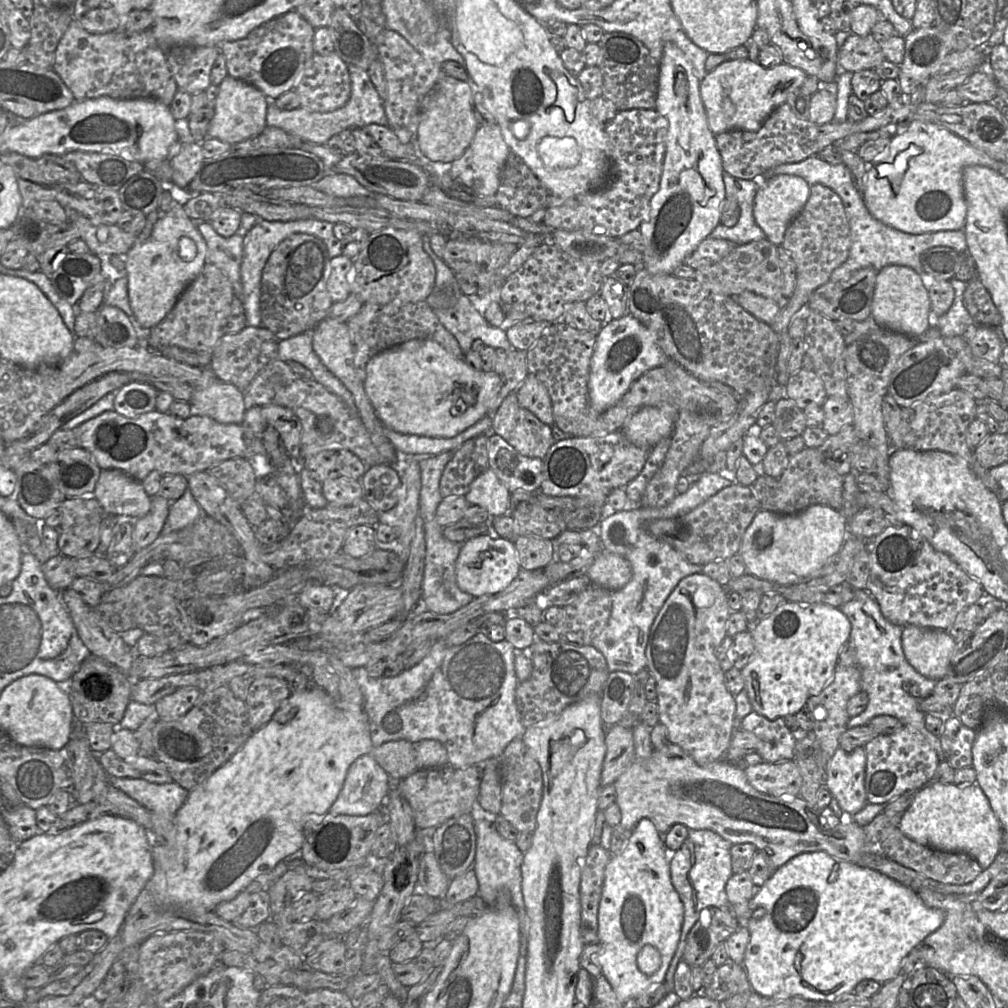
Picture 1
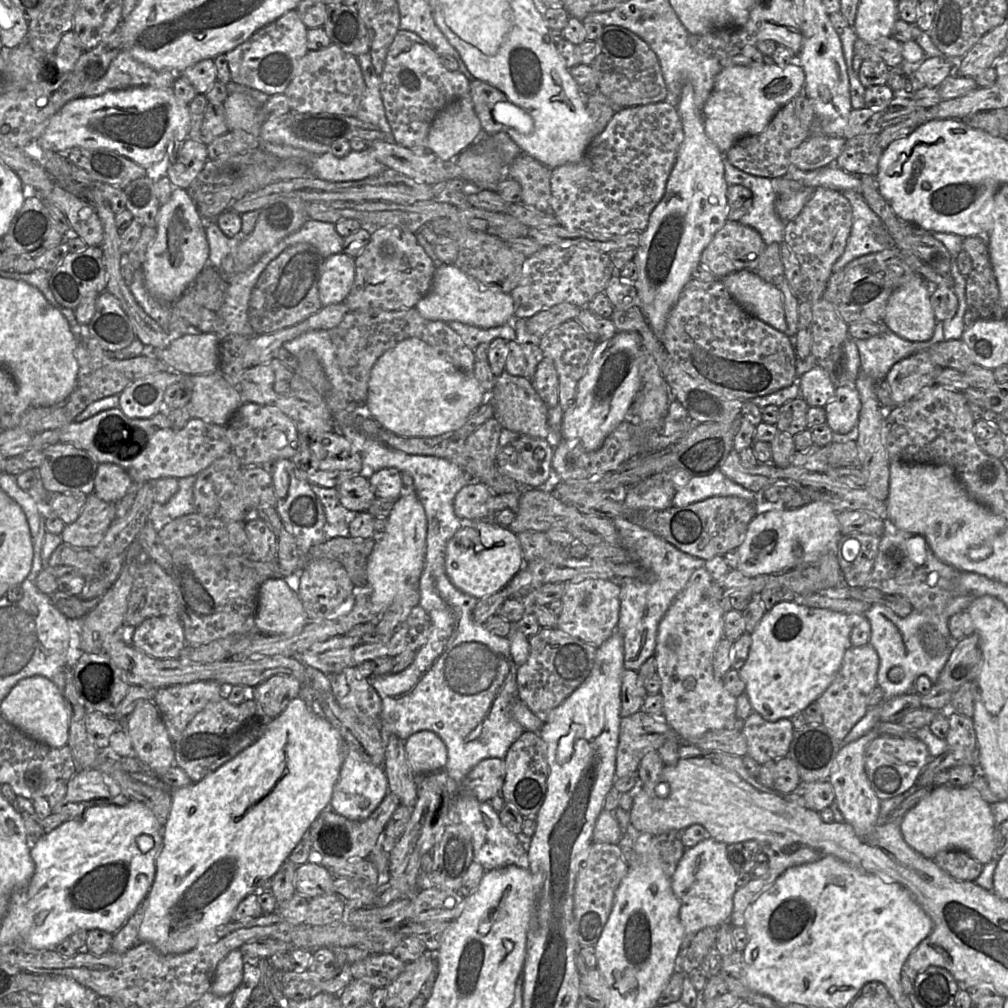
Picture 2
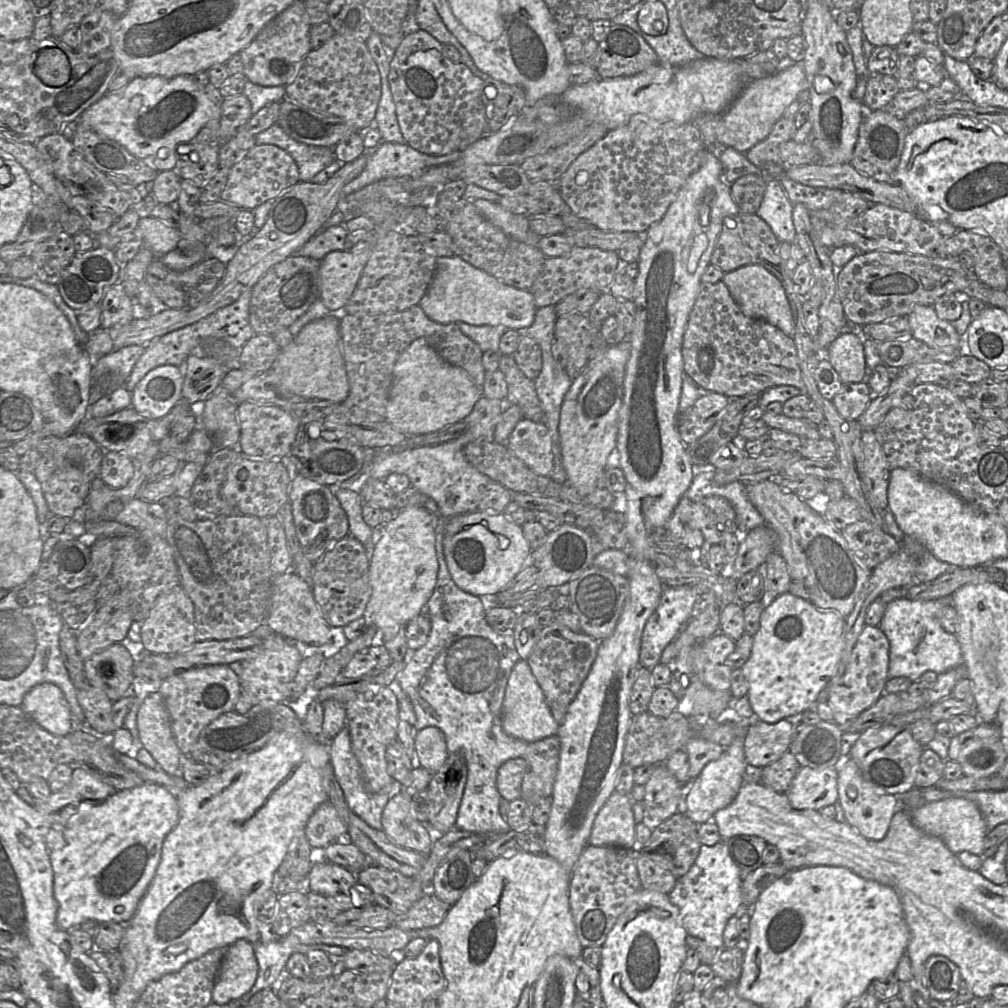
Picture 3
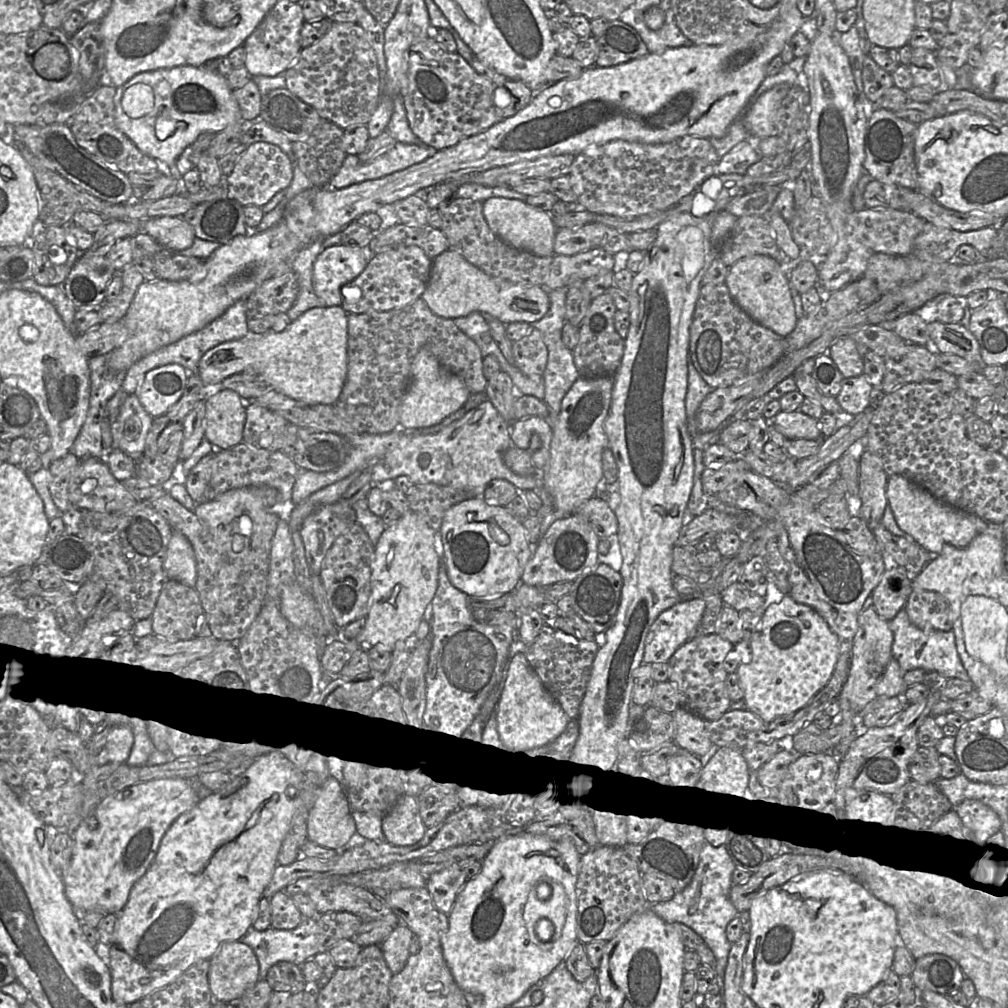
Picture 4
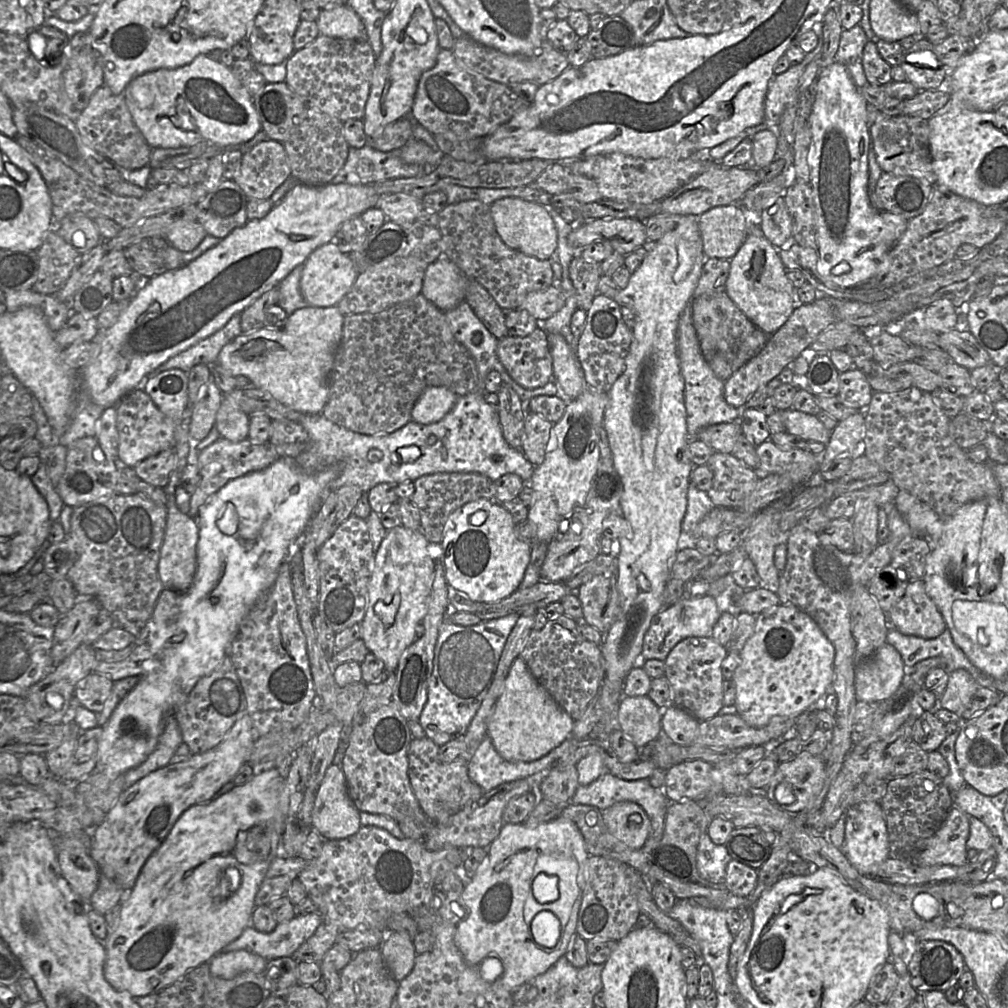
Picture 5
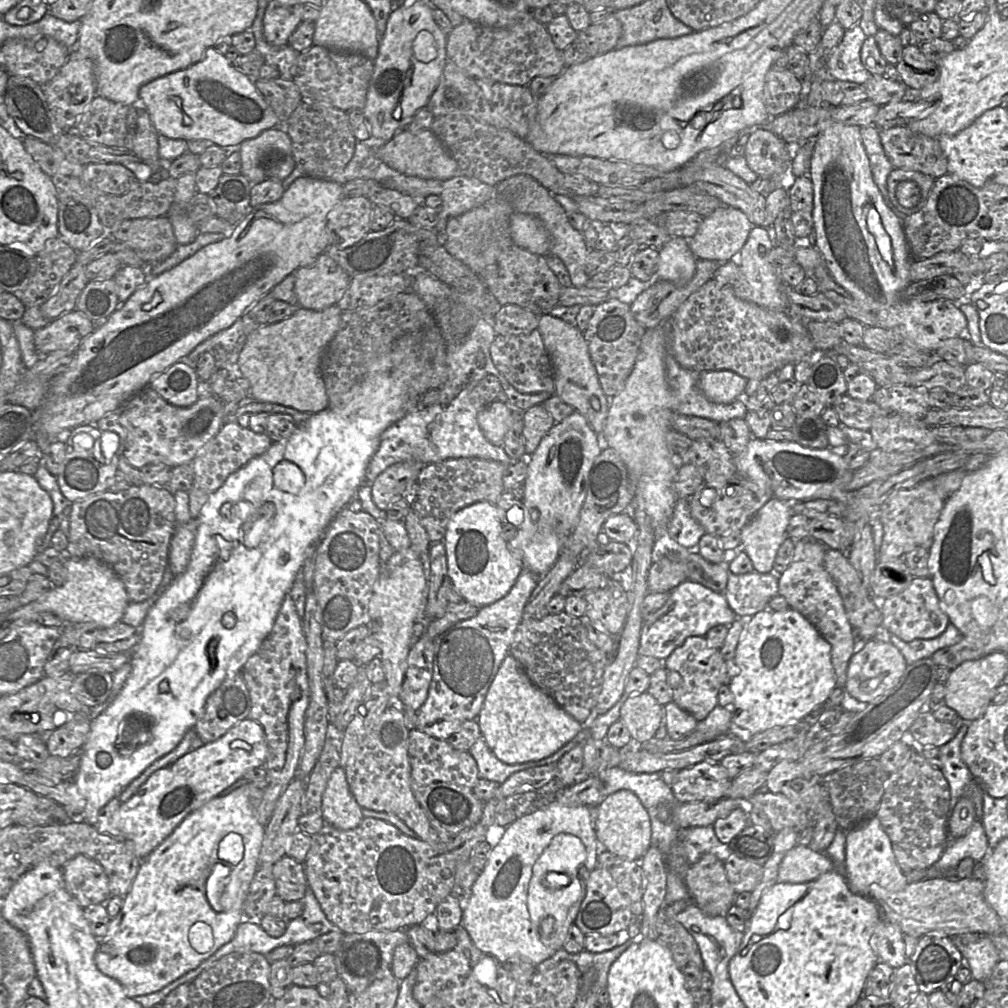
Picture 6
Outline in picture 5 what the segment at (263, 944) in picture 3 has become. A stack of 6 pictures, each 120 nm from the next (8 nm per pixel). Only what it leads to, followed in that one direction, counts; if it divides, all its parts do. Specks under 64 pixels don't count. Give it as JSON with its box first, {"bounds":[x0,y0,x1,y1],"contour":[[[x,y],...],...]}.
{"bounds":[222,912,323,961],"contour":[[[313,912],[313,913],[308,913],[305,915],[295,916],[290,921],[279,923],[272,932],[262,933],[252,927],[252,916],[251,916],[250,925],[244,929],[242,934],[236,940],[228,944],[222,950],[222,952],[229,952],[229,951],[235,951],[235,950],[247,950],[251,953],[254,953],[256,955],[263,957],[267,961],[270,961],[276,958],[281,958],[281,957],[292,957],[294,952],[316,932],[317,928],[320,926],[322,921],[323,921],[322,915],[319,912]]]}

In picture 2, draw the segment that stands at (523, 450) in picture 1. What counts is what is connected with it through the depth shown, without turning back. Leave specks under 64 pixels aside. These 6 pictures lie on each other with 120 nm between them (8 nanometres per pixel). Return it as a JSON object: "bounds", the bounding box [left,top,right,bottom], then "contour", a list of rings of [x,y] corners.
{"bounds":[486,370,549,439],"contour":[[[505,370],[496,378],[494,389],[486,400],[492,402],[494,417],[503,429],[528,435],[534,438],[546,439],[549,435],[549,408],[537,394],[531,380],[522,376],[513,376]]]}

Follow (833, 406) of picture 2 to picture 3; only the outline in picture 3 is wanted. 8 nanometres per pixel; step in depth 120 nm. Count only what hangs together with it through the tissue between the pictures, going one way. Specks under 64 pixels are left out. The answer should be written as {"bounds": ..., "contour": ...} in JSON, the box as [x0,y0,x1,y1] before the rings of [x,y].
{"bounds":[832,383,873,420],"contour":[[[867,383],[843,384],[832,403],[838,413],[847,420],[858,420],[873,399]]]}

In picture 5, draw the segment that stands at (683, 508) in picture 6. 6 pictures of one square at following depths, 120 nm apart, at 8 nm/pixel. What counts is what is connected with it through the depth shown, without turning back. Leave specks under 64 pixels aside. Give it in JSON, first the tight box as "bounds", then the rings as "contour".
{"bounds":[678,482,714,551],"contour":[[[690,482],[687,492],[687,509],[682,521],[681,535],[678,540],[678,551],[684,548],[695,548],[691,533],[695,526],[714,508],[707,492],[699,490]]]}

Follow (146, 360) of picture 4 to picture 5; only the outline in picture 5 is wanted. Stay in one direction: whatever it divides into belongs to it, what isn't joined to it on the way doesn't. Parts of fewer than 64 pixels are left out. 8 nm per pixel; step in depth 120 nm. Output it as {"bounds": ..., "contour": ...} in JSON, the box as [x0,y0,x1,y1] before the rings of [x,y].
{"bounds":[138,314,242,390],"contour":[[[235,314],[223,328],[187,350],[173,356],[156,370],[145,375],[138,384],[138,389],[143,390],[146,382],[151,377],[168,369],[176,368],[188,373],[197,364],[212,365],[217,363],[221,349],[240,334],[242,334],[241,315]]]}

